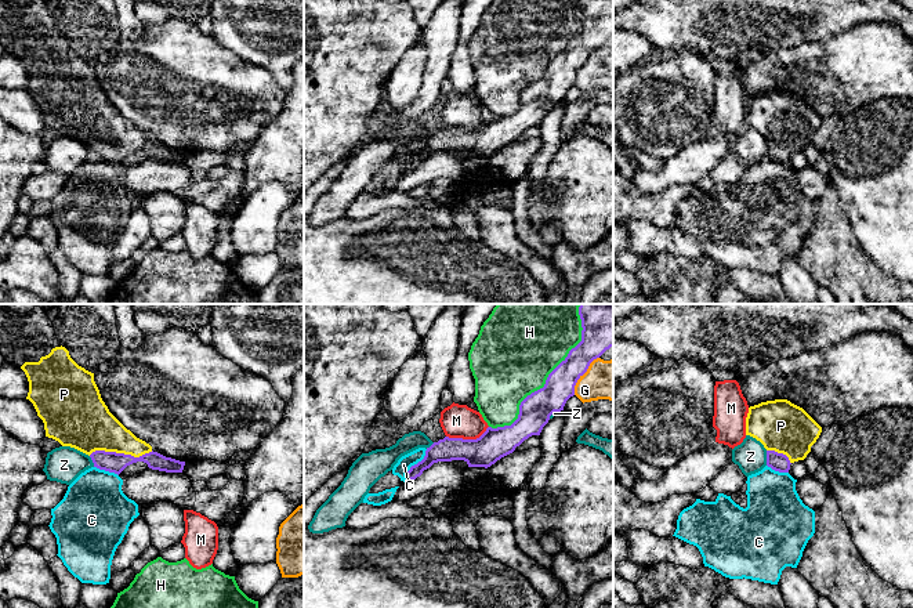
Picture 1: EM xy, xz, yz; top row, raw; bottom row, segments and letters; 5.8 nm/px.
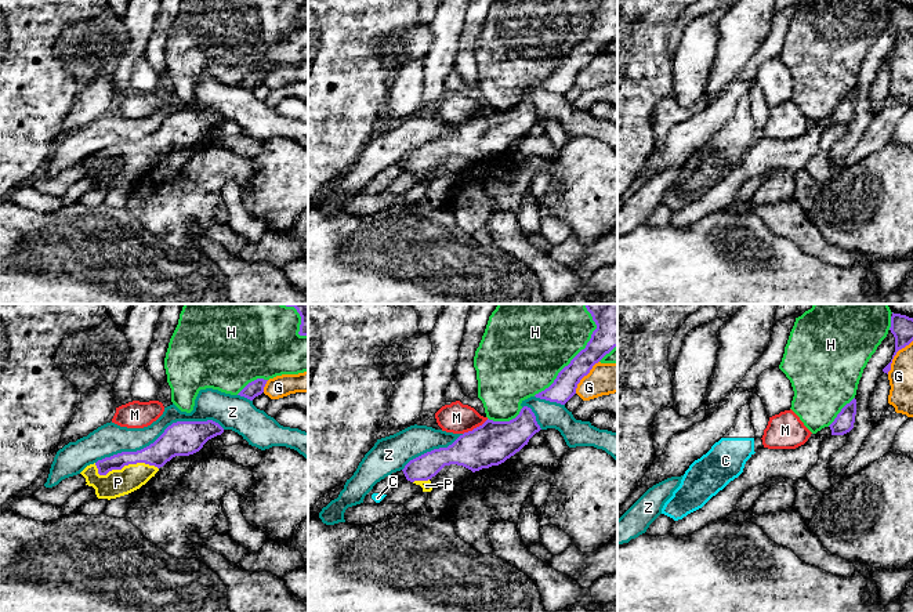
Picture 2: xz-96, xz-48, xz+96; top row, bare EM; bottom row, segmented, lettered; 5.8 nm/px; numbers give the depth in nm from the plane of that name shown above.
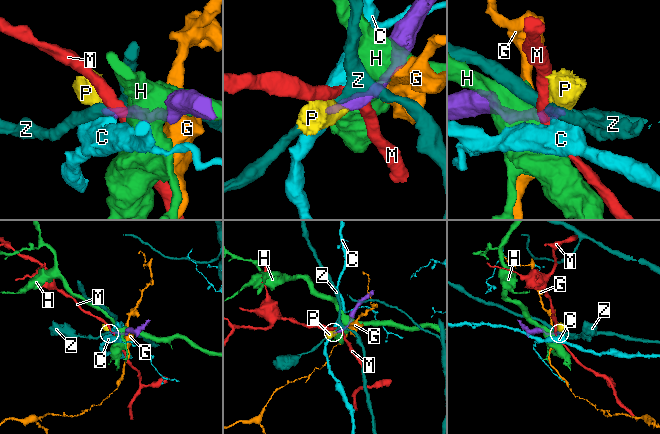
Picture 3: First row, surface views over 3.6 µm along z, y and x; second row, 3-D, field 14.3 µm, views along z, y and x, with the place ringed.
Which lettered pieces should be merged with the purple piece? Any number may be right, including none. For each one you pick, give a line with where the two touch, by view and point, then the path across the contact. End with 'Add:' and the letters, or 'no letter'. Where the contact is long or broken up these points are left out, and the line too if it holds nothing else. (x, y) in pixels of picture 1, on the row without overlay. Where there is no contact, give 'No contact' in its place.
P: Touches purple at xy (120, 144). Path across: xy (112, 152), (120, 144), (87, 116)
Add: P

